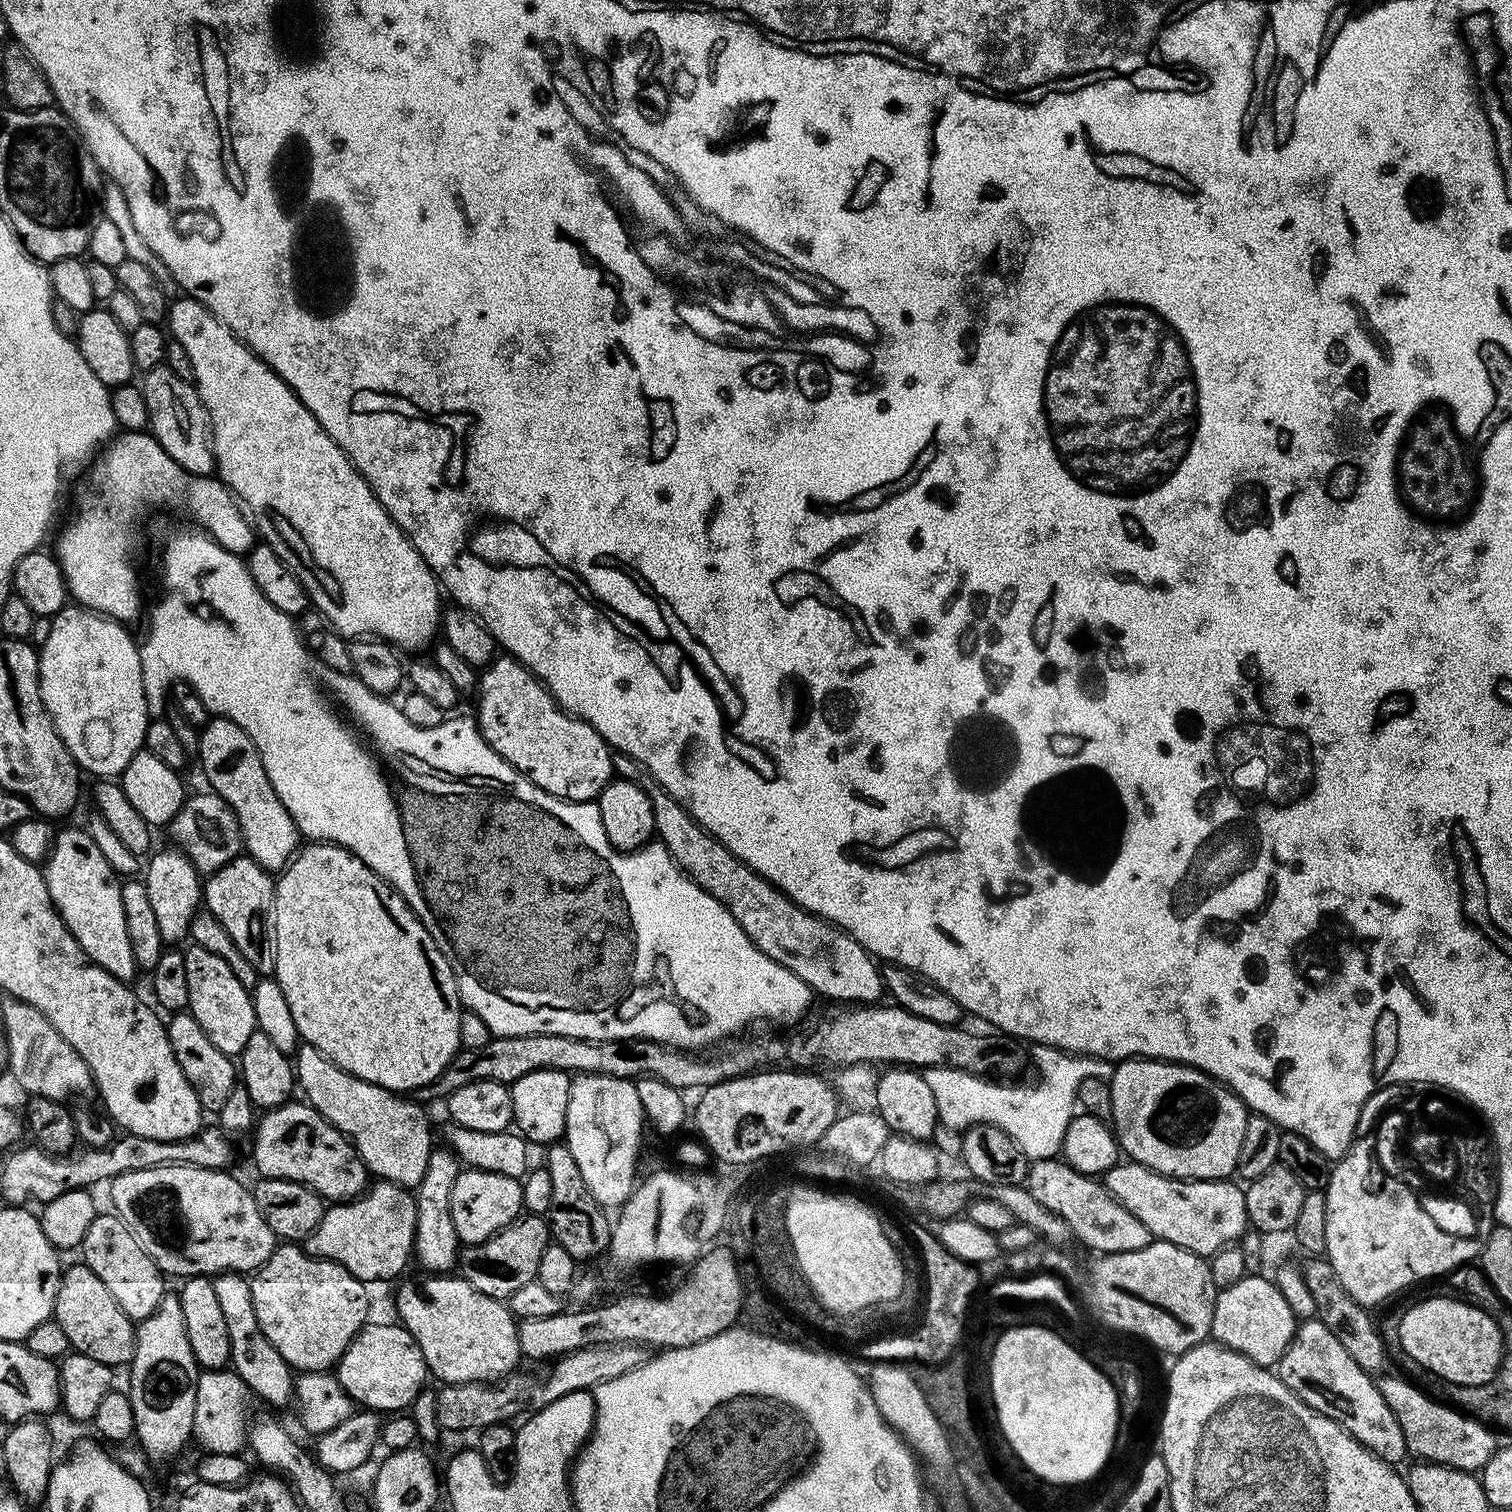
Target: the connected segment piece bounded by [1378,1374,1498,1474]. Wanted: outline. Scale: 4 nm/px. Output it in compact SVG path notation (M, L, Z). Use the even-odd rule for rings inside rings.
M1388 1375L1379 1377L1380 1393L1382 1398L1386 1398L1386 1406L1394 1410L1398 1426L1402 1426L1409 1457L1420 1462L1444 1464L1446 1467L1473 1474L1484 1469L1486 1462L1490 1462L1498 1447L1497 1433L1489 1425L1473 1420L1471 1416L1433 1398L1415 1383L1412 1385L1410 1381L1403 1380L1400 1376Z

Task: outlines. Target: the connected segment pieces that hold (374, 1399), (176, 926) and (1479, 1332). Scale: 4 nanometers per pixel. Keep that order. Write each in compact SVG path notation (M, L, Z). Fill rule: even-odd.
M369 1322L360 1329L360 1333L353 1338L350 1346L342 1354L340 1363L335 1365L334 1375L341 1384L342 1390L361 1409L381 1414L396 1414L401 1410L411 1409L418 1394L425 1391L424 1379L429 1379L430 1373L418 1342L399 1323L375 1324L375 1322Z
M167 846L159 852L153 851L147 857L146 867L142 872L142 879L146 886L146 894L150 897L150 906L154 910L156 921L158 922L158 934L162 934L165 945L176 946L179 940L189 939L189 928L192 919L202 908L202 873L193 866L191 858L175 846Z
M1436 1296L1433 1300L1424 1300L1416 1304L1400 1320L1400 1344L1412 1360L1417 1360L1421 1369L1427 1370L1447 1380L1450 1384L1465 1386L1484 1386L1496 1375L1502 1359L1502 1341L1499 1323L1489 1313L1475 1308L1463 1299L1447 1300Z

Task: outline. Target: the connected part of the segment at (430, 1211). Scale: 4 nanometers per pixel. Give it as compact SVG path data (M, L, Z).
M444 1146L433 1147L430 1158L426 1162L426 1174L422 1174L422 1182L416 1185L416 1247L415 1259L428 1274L448 1274L457 1267L458 1253L462 1247L454 1230L454 1218L450 1218L450 1190L454 1190L454 1182L462 1170L460 1159L456 1153Z

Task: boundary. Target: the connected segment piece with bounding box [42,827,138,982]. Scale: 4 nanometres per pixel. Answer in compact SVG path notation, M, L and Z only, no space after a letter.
M83 827L57 831L54 843L42 864L46 890L56 913L78 942L78 946L102 970L114 978L132 982L138 976L134 950L130 950L130 934L126 934L126 912L122 910L121 881L106 862L102 850Z

